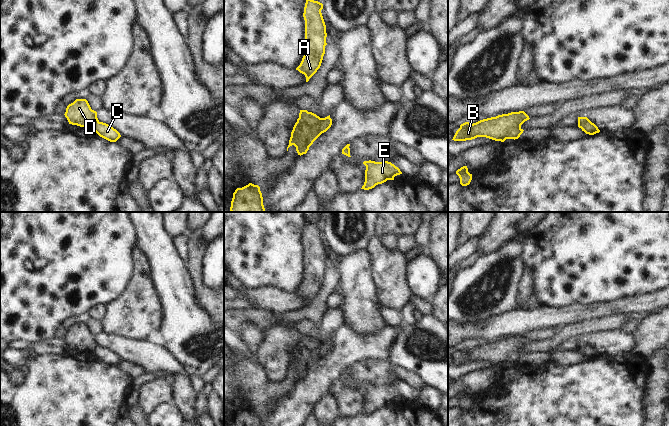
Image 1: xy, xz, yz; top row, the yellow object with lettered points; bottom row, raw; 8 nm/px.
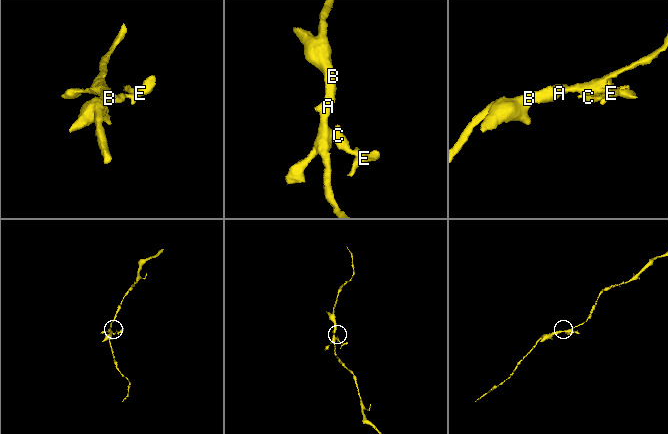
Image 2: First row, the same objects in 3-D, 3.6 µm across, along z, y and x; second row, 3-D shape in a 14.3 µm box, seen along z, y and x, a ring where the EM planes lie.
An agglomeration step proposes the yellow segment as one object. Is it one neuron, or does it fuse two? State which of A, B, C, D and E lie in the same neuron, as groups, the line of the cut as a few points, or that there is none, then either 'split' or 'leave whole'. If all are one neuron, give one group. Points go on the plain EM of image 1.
groups A B D / C E; cut xz (322, 342), (320, 357); split

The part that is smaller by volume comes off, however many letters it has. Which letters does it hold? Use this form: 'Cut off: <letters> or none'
Cut off: C, E

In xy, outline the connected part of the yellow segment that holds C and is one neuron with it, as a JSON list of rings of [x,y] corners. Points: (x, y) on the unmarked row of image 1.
[[[103,346],[96,347],[93,353],[100,361],[110,366],[116,366],[121,361],[116,353]]]

